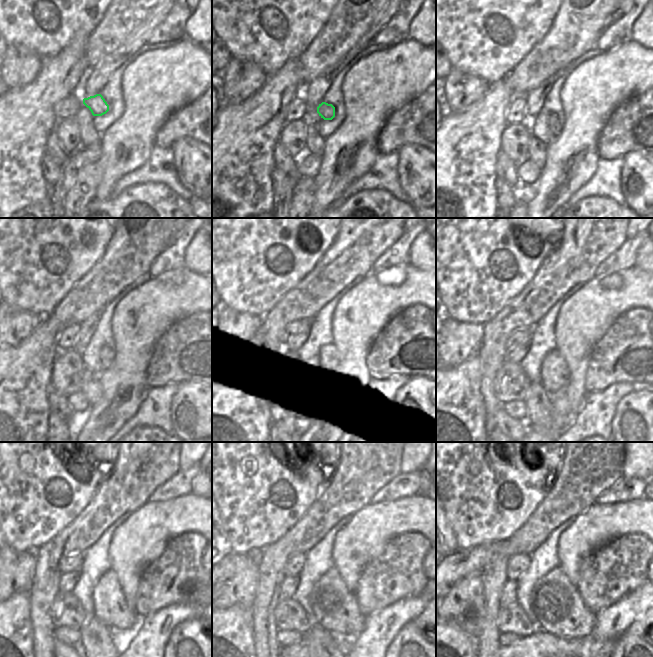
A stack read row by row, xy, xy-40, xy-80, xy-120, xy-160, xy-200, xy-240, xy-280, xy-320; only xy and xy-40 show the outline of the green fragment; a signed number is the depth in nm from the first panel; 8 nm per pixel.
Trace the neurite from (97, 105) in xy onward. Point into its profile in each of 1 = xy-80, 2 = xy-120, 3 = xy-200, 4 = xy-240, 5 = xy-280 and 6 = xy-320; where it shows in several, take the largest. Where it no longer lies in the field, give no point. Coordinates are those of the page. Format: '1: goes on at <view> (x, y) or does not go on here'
1: goes on at xy-80 (556, 128)
2: goes on at xy-120 (106, 355)
3: goes on at xy-200 (554, 372)
4: goes on at xy-240 (110, 607)
5: goes on at xy-280 (335, 608)
6: goes on at xy-320 (556, 607)

